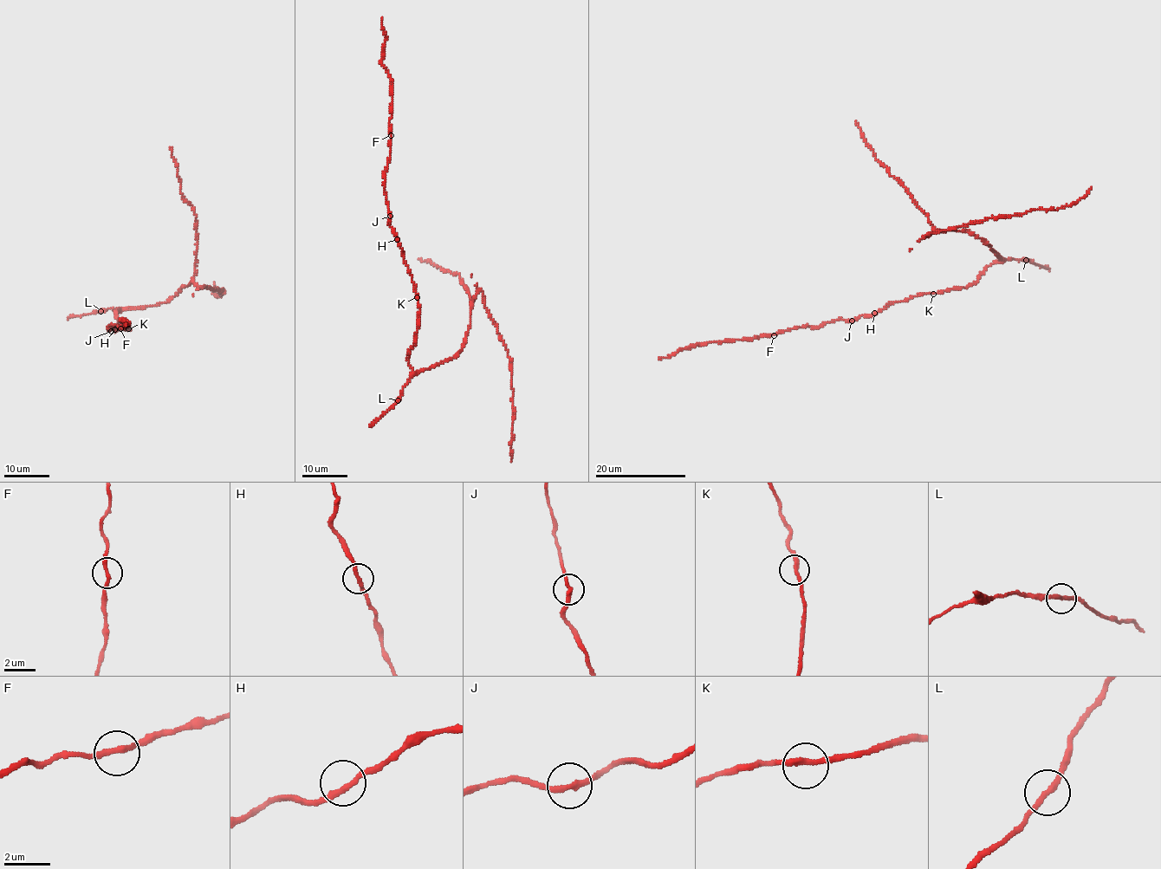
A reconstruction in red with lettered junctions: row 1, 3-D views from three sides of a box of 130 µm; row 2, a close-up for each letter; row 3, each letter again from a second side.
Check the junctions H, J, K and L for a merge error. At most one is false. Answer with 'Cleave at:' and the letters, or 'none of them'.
Cleave at: none of them

